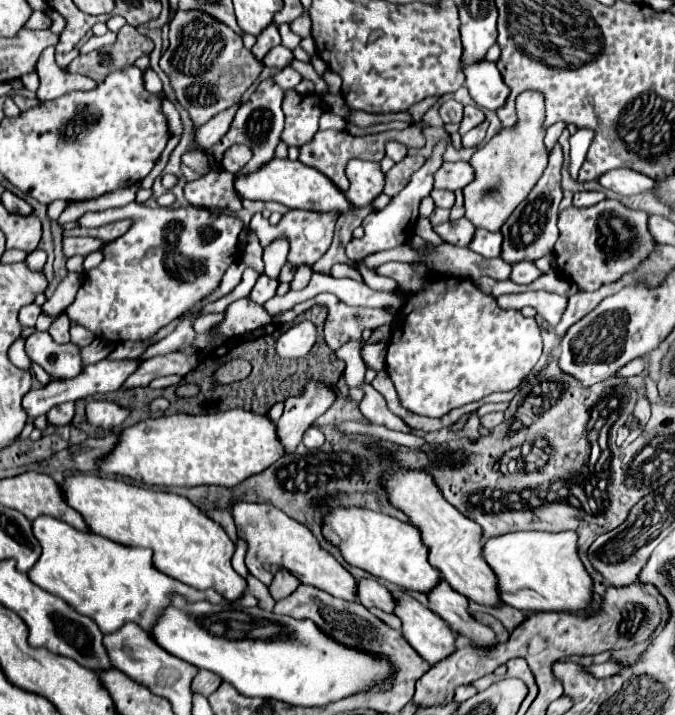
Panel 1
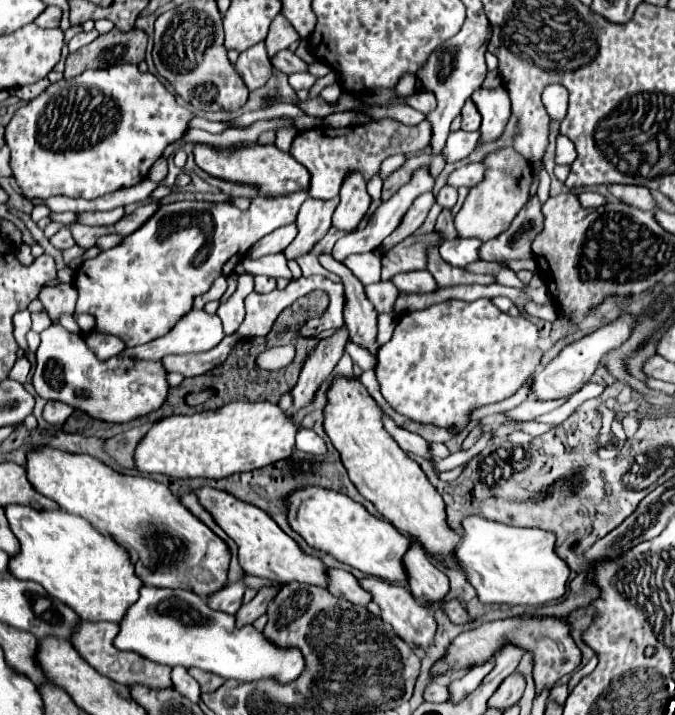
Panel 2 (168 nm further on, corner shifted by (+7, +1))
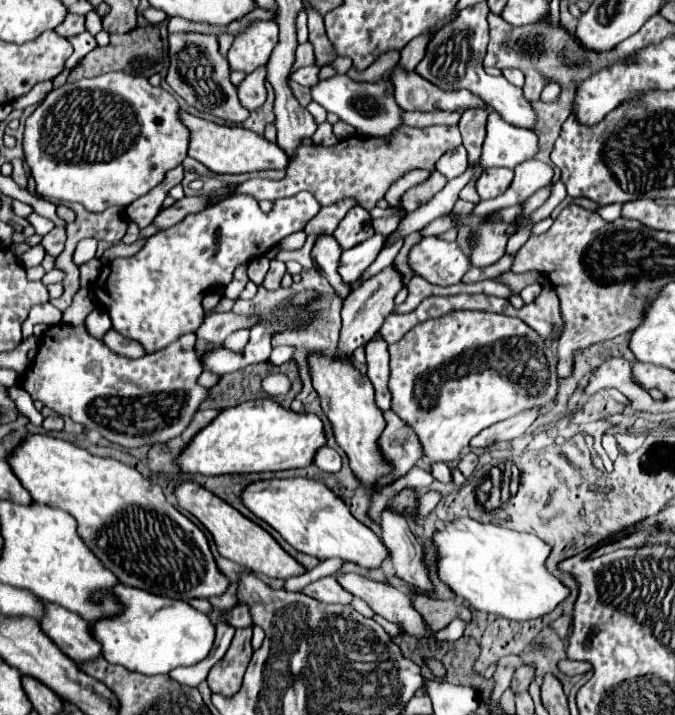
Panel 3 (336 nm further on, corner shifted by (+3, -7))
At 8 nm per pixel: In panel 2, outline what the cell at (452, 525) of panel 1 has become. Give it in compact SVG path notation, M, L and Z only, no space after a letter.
M343 375L333 377L323 413L325 433L341 453L341 461L357 491L371 501L377 511L399 531L419 539L427 553L431 553L437 561L447 567L457 567L453 551L459 543L459 535L455 535L455 531L451 531L445 523L445 505L441 495L427 481L421 467L407 453L403 453L397 441L393 441L385 431L383 411L369 391L365 391L365 385L361 385L359 379L349 379Z

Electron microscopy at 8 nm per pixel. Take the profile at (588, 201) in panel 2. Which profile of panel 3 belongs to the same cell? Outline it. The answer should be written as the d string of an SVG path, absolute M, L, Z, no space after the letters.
M611 203L611 205L603 205L597 209L597 213L605 219L605 221L613 221L621 215L621 205L619 203Z

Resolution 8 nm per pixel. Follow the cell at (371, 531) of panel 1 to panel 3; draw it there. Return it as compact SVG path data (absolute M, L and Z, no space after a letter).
M269 479L257 481L243 491L243 503L263 521L267 521L281 537L319 561L339 557L365 569L379 569L389 557L383 541L359 519L349 513L349 507L327 485L313 479Z

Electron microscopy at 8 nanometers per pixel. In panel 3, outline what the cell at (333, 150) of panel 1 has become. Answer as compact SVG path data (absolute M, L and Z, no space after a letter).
M431 125L423 129L415 127L397 127L389 139L385 137L361 137L353 135L341 139L333 147L325 145L301 145L295 149L295 155L289 161L287 173L281 181L269 179L249 179L233 189L229 195L251 195L255 199L283 199L293 197L299 191L309 191L321 203L321 207L337 203L339 199L355 199L363 209L371 211L379 199L383 199L389 185L411 169L435 171L439 157L461 145L459 127Z

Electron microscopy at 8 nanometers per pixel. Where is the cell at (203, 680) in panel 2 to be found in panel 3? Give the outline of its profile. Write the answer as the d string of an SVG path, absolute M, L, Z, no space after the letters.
M253 627L237 629L225 657L211 667L211 671L207 675L207 683L209 683L209 689L213 693L231 697L241 689L243 673L245 673L245 669L249 665L249 659L253 655L251 629Z

